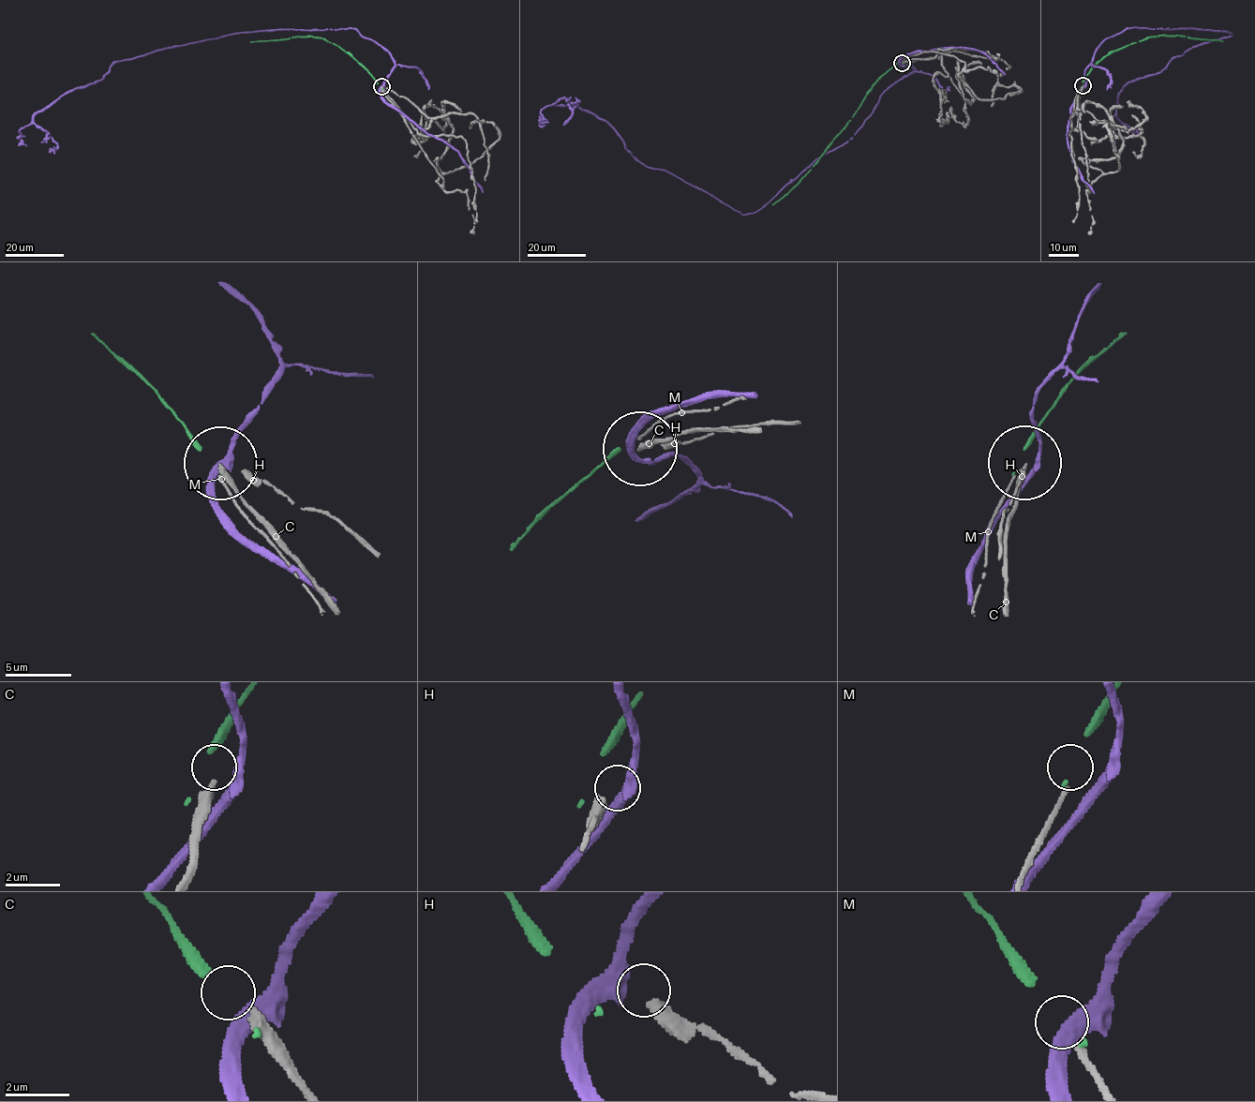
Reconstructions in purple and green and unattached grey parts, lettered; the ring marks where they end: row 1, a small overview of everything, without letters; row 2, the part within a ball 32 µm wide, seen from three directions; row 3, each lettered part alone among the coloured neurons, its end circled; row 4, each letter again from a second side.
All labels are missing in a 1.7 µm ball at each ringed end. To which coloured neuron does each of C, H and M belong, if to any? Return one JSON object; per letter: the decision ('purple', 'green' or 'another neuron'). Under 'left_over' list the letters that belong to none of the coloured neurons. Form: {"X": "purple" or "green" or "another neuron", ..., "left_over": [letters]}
{"C": "another neuron", "H": "another neuron", "M": "another neuron", "left_over": ["C", "H", "M"]}

